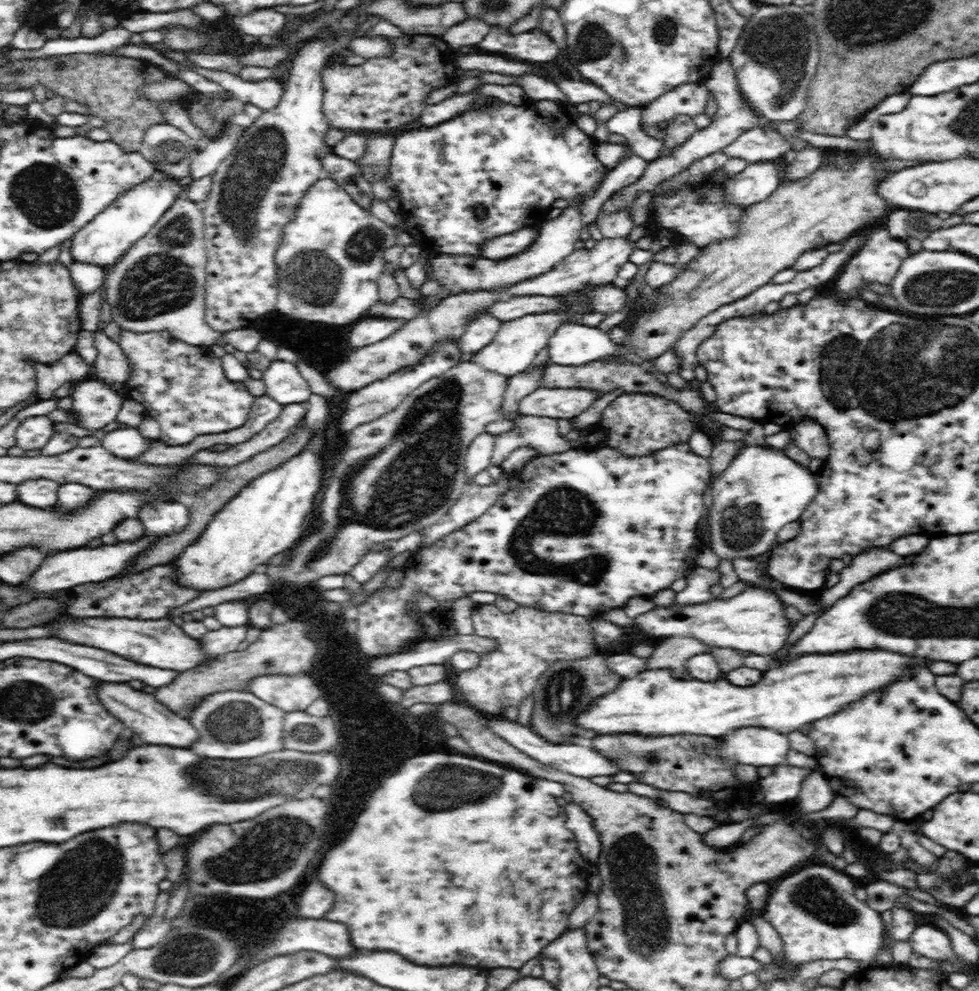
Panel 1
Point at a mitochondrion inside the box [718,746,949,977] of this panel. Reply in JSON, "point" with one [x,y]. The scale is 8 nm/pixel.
{"point":[817,900]}

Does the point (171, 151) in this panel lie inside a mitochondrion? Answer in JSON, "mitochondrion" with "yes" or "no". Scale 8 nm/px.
{"mitochondrion":"yes"}

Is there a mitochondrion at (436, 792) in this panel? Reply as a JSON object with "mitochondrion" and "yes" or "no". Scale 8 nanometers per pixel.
{"mitochondrion":"yes"}

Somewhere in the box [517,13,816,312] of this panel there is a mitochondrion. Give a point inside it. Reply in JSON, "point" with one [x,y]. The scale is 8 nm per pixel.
{"point":[594,36]}

